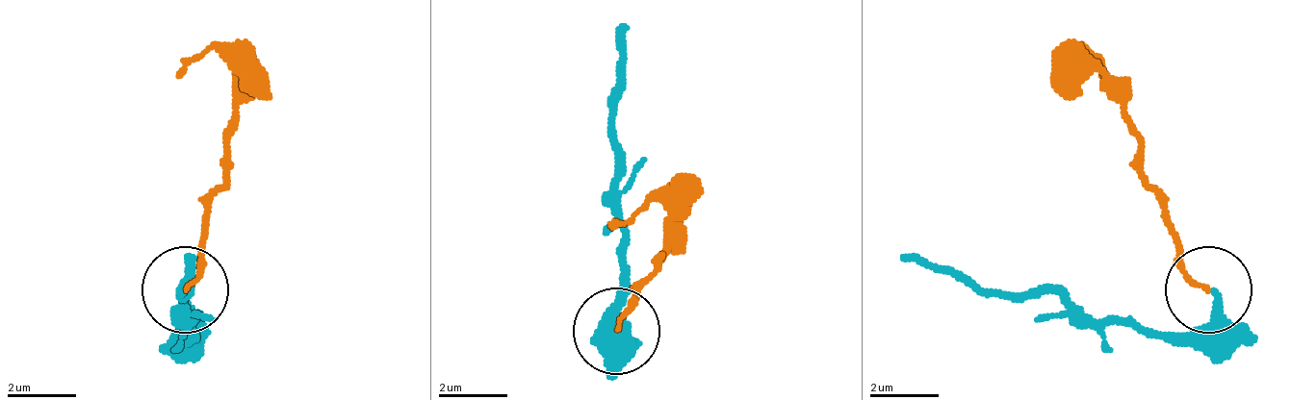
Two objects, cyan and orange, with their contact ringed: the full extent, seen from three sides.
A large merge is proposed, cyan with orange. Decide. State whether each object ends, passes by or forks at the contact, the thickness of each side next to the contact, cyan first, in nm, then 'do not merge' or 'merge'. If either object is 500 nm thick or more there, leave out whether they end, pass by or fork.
cyan ends; orange ends; calibres 280 and 140 nm; merge

